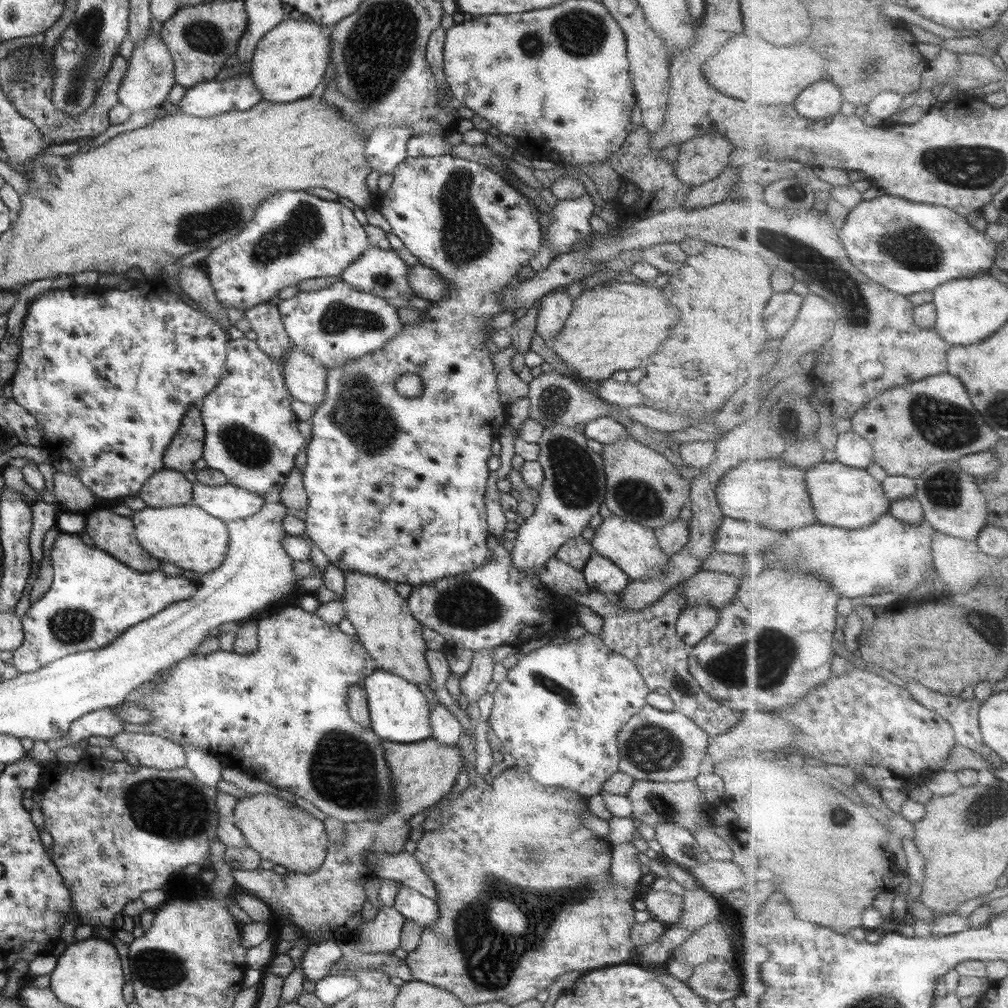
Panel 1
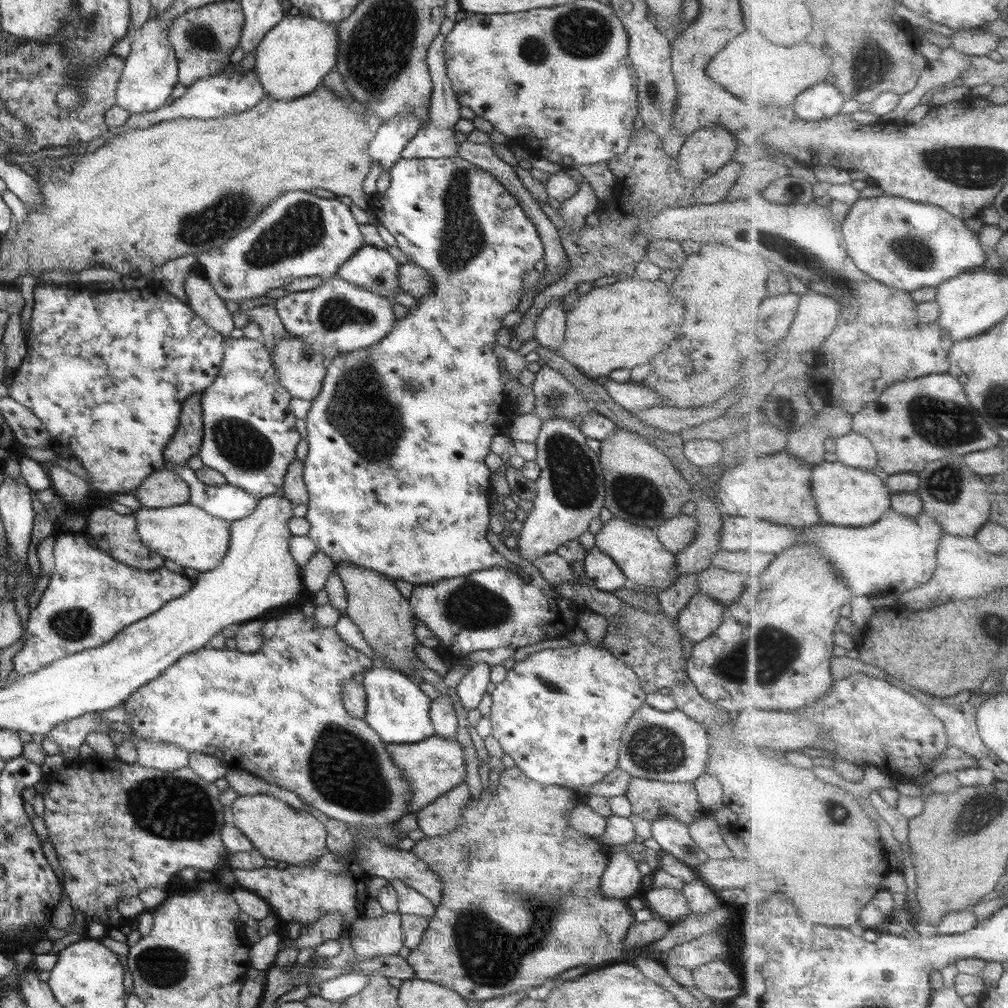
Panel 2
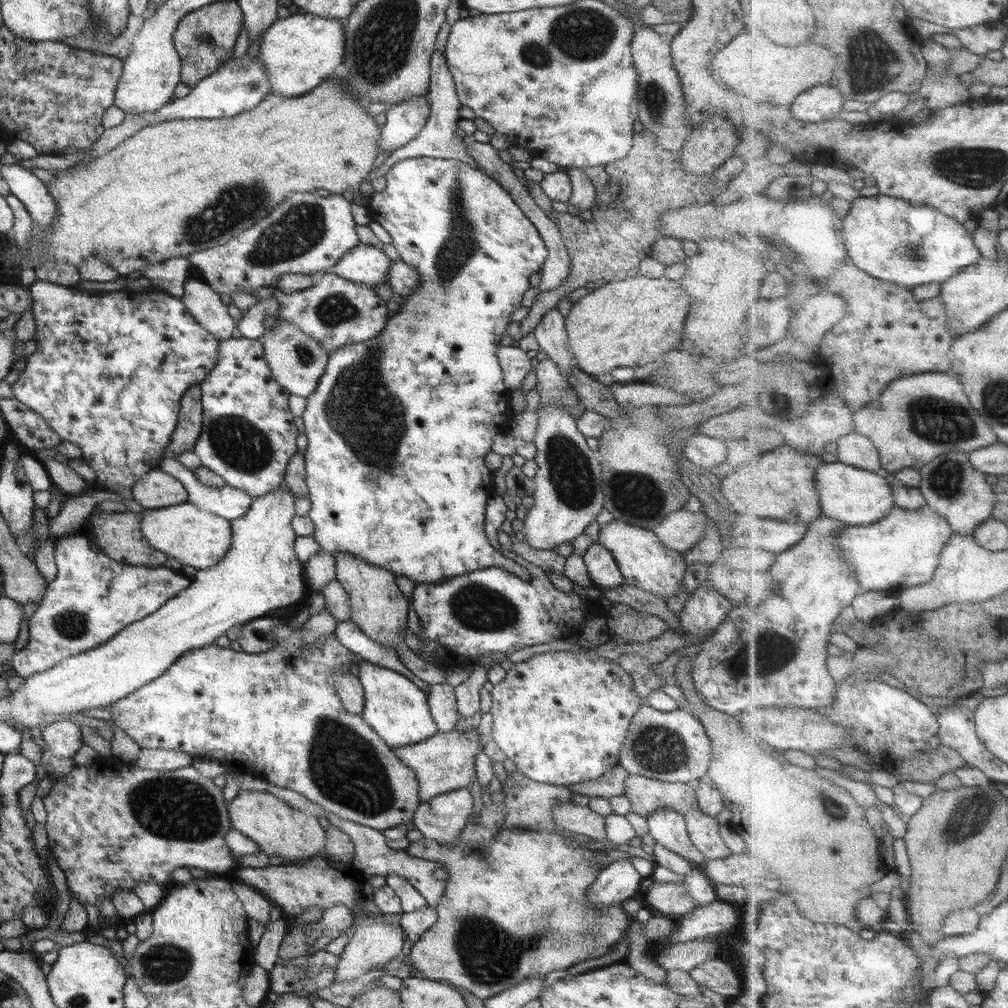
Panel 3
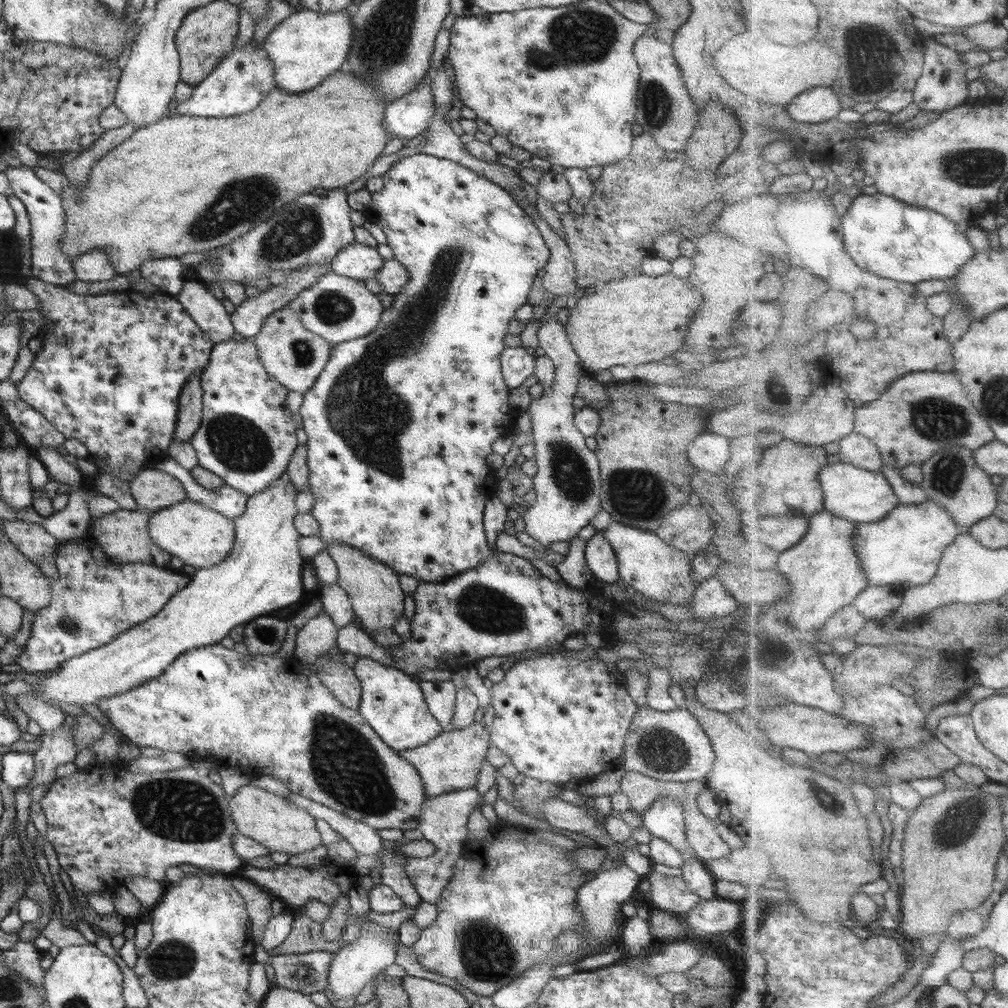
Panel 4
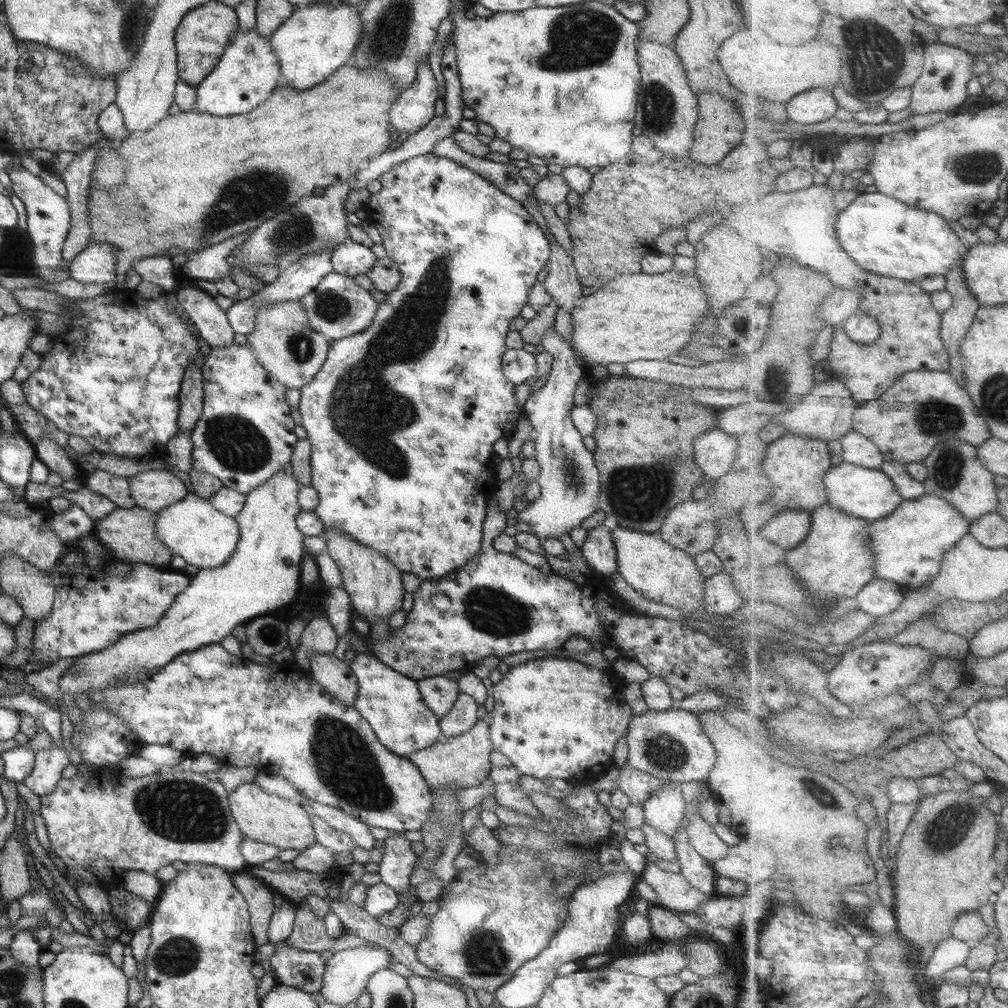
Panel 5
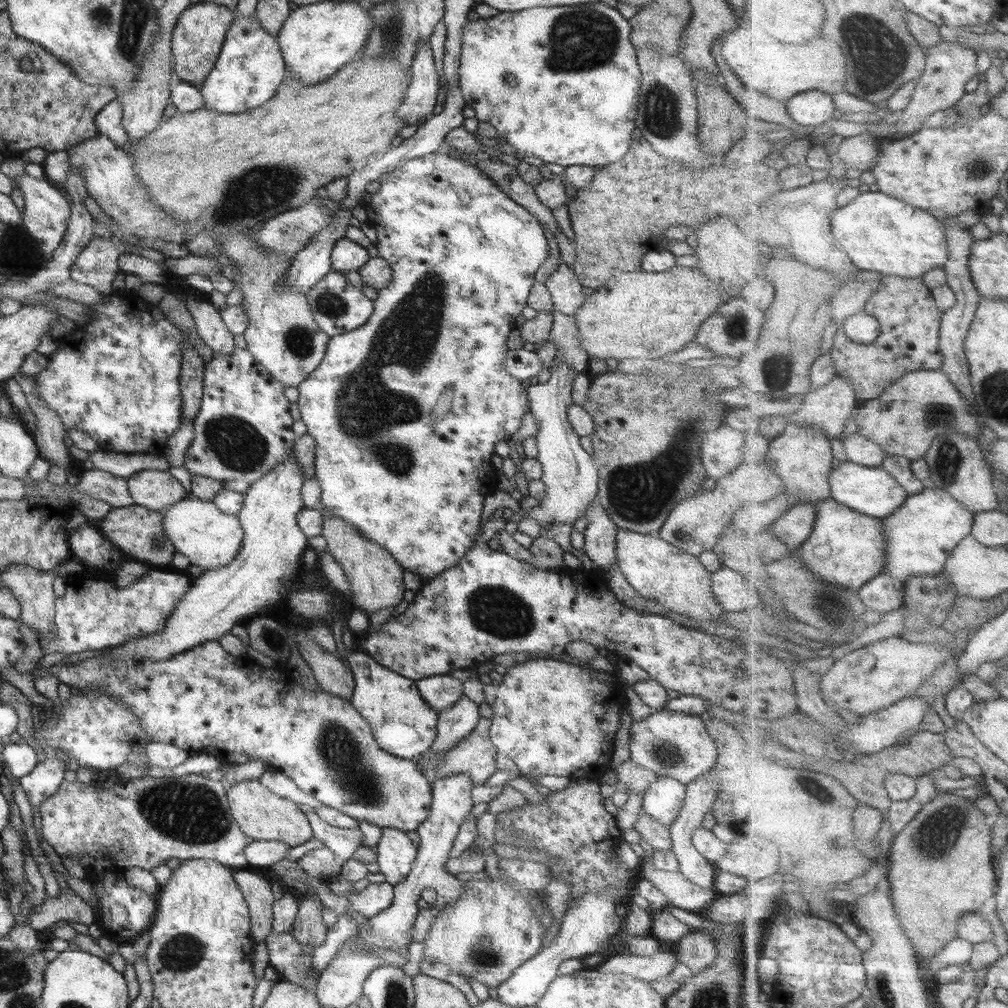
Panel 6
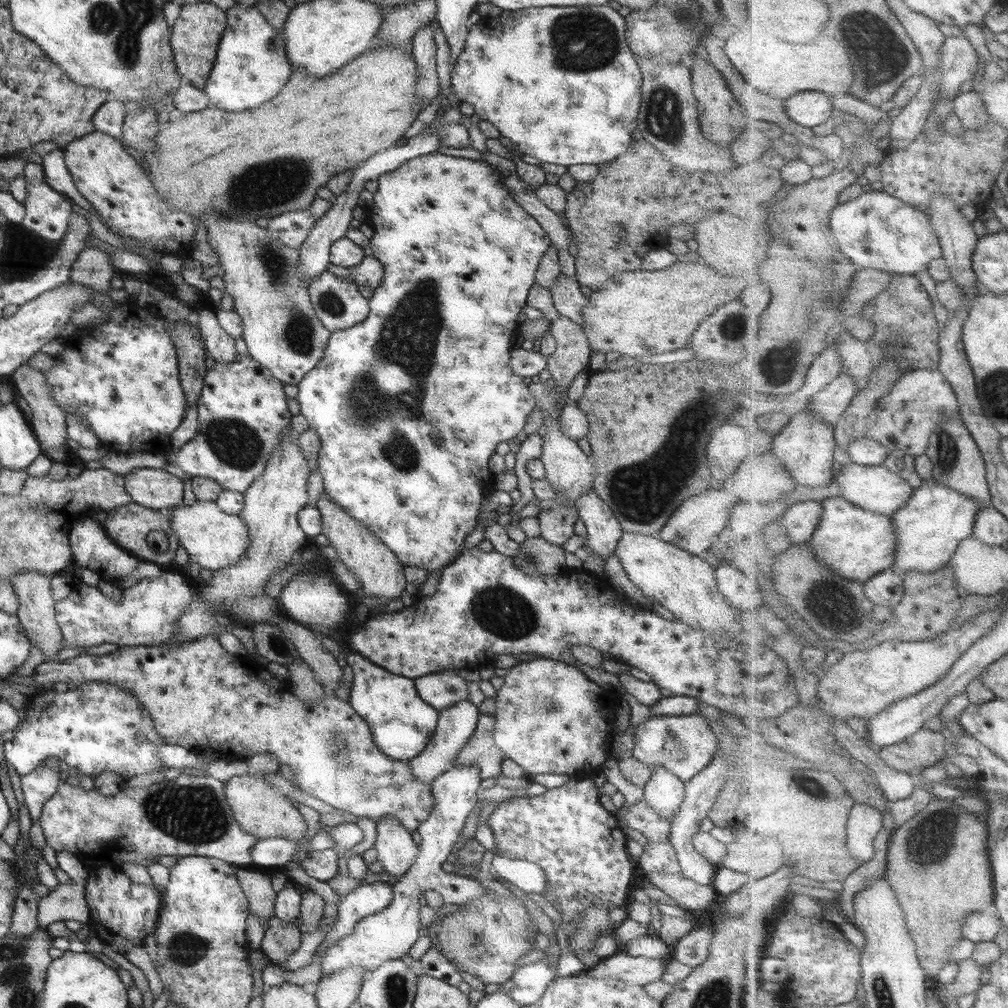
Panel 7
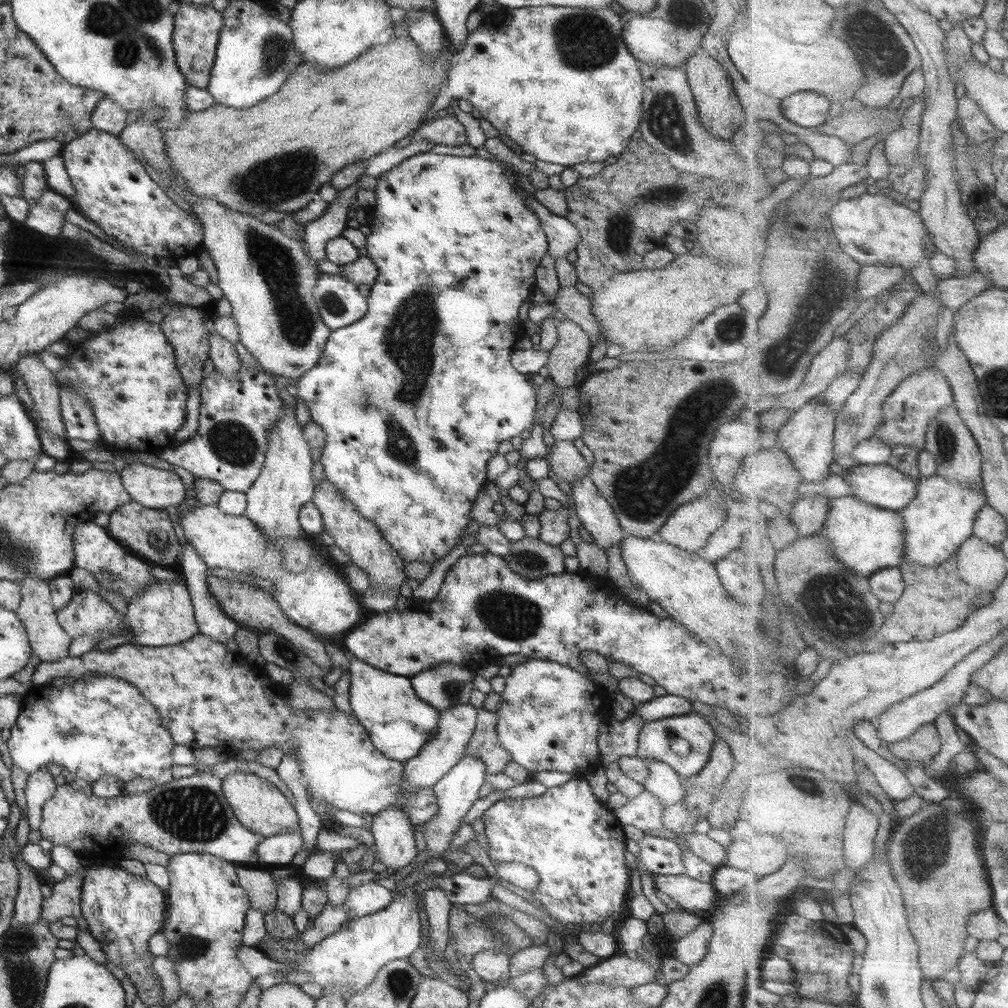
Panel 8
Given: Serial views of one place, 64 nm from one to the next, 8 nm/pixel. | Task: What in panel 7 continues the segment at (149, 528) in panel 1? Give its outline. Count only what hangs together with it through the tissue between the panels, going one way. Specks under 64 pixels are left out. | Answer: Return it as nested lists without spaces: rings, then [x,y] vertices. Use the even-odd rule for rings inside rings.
[[[197,500],[192,505],[176,506],[169,521],[179,544],[184,546],[189,556],[192,555],[190,559],[208,570],[216,571],[238,564],[251,548],[248,525],[240,515],[225,513],[215,502]]]

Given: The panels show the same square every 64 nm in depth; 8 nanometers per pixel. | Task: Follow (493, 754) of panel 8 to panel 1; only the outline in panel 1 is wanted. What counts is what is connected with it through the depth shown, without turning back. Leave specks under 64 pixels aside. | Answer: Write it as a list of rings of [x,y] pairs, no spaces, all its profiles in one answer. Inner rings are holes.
[[[430,738],[416,743],[392,743],[382,741],[380,746],[384,750],[384,758],[388,766],[391,768],[391,779],[393,782],[393,799],[392,811],[376,821],[345,823],[344,830],[346,839],[342,845],[332,845],[327,849],[327,855],[323,860],[320,868],[314,872],[303,873],[296,871],[286,871],[286,874],[279,875],[272,870],[262,869],[258,867],[256,870],[238,870],[234,868],[232,871],[235,884],[244,888],[246,892],[257,896],[263,900],[274,912],[275,917],[278,914],[285,916],[287,920],[293,920],[302,930],[306,938],[310,940],[334,939],[344,946],[346,940],[354,941],[358,934],[357,928],[365,923],[361,915],[362,904],[366,902],[367,895],[365,894],[365,881],[374,877],[371,868],[365,862],[365,854],[369,852],[377,853],[397,853],[404,851],[406,841],[409,839],[409,832],[412,830],[409,825],[409,820],[430,809],[432,806],[447,796],[455,786],[456,779],[461,773],[460,750],[455,746],[444,746],[440,742],[436,742],[434,738]]]

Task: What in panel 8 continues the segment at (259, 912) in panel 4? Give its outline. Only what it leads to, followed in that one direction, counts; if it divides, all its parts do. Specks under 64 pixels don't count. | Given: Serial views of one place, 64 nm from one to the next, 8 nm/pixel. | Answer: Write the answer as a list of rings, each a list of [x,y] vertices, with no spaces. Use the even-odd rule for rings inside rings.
[[[239,865],[236,872],[253,908],[265,913],[277,906],[277,882],[272,878],[271,869]]]

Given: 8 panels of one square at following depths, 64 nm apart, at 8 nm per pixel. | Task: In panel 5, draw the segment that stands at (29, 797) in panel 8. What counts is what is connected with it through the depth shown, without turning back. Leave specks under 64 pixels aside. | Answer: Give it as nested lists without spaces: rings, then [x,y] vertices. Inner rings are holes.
[[[55,736],[50,750],[36,751],[34,756],[34,768],[21,784],[41,797],[54,792],[56,785],[63,779],[62,770],[70,763],[70,754],[66,752],[60,738]]]

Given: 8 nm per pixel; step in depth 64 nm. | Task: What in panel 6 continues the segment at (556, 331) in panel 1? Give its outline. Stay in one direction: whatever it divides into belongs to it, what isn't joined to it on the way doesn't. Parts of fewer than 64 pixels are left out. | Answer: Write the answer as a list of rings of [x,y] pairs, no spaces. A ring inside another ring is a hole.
[[[563,360],[552,363],[550,379],[544,385],[530,386],[527,389],[529,410],[538,421],[539,430],[536,446],[538,447],[538,462],[542,465],[542,478],[546,486],[546,497],[542,505],[530,511],[529,518],[534,518],[541,525],[541,530],[548,523],[574,523],[577,518],[585,515],[587,506],[595,500],[598,492],[598,467],[582,445],[567,417],[567,408],[573,403],[570,391],[574,377],[578,374]]]

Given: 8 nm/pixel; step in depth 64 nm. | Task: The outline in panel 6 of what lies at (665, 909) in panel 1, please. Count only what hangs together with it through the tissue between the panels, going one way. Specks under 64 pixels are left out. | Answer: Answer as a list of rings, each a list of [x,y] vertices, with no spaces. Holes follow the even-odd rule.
[[[650,862],[642,863],[642,878],[649,880],[666,896],[669,906],[677,906],[692,913],[701,911],[710,904],[718,893],[690,882],[680,872],[656,870]]]

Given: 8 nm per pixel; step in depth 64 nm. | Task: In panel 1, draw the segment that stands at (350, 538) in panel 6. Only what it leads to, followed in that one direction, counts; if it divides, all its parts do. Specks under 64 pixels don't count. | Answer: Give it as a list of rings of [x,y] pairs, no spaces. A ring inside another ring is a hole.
[[[343,571],[345,617],[356,627],[358,640],[366,648],[378,669],[404,677],[408,683],[429,684],[432,673],[425,659],[427,647],[422,639],[422,625],[410,612],[407,598],[402,598],[395,584],[358,571]]]

